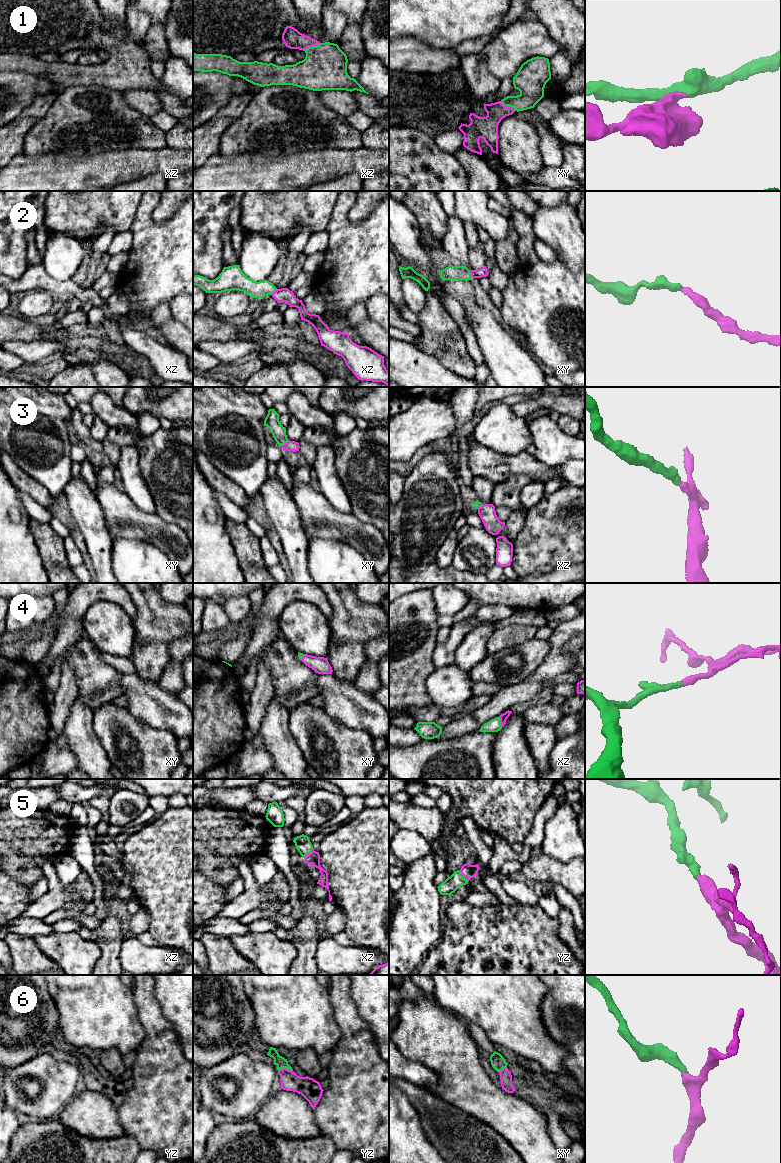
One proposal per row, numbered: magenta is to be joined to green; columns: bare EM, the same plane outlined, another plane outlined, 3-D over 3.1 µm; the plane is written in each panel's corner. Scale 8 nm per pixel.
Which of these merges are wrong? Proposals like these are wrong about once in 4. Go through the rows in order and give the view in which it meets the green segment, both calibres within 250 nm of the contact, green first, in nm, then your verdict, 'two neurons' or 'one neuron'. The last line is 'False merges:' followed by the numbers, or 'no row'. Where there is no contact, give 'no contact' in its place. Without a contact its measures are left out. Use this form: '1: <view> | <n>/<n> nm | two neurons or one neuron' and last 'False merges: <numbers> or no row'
1: xz | 360/160 nm | one neuron
2: xy | 110/80 nm | one neuron
3: xy | 110/80 nm | one neuron
4: xz | 100/60 nm | one neuron
5: yz | 120/120 nm | one neuron
6: yz | 90/160 nm | one neuron
False merges: no row

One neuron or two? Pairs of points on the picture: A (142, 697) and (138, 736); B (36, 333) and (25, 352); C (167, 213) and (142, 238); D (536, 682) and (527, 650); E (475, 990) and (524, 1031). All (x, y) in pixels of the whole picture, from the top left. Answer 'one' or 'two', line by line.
A: two
B: two
C: two
D: two
E: one

